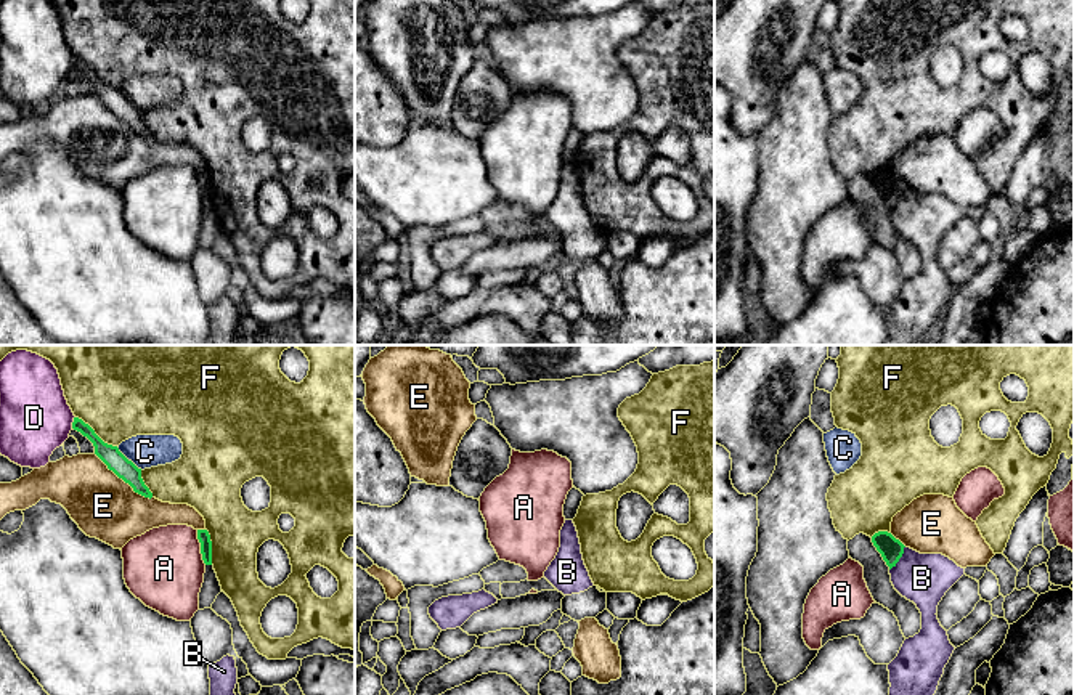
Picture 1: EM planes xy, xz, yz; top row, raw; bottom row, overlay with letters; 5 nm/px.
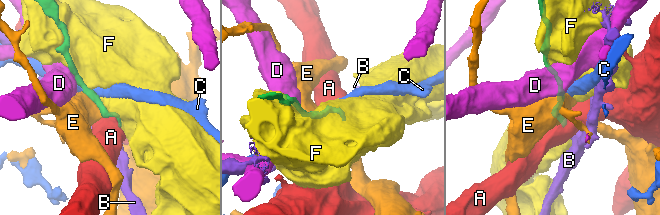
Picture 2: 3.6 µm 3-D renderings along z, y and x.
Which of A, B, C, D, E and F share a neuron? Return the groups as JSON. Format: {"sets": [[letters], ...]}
{"sets": [["A"], ["B"], ["C"], ["D"], ["E"], ["F"]]}

